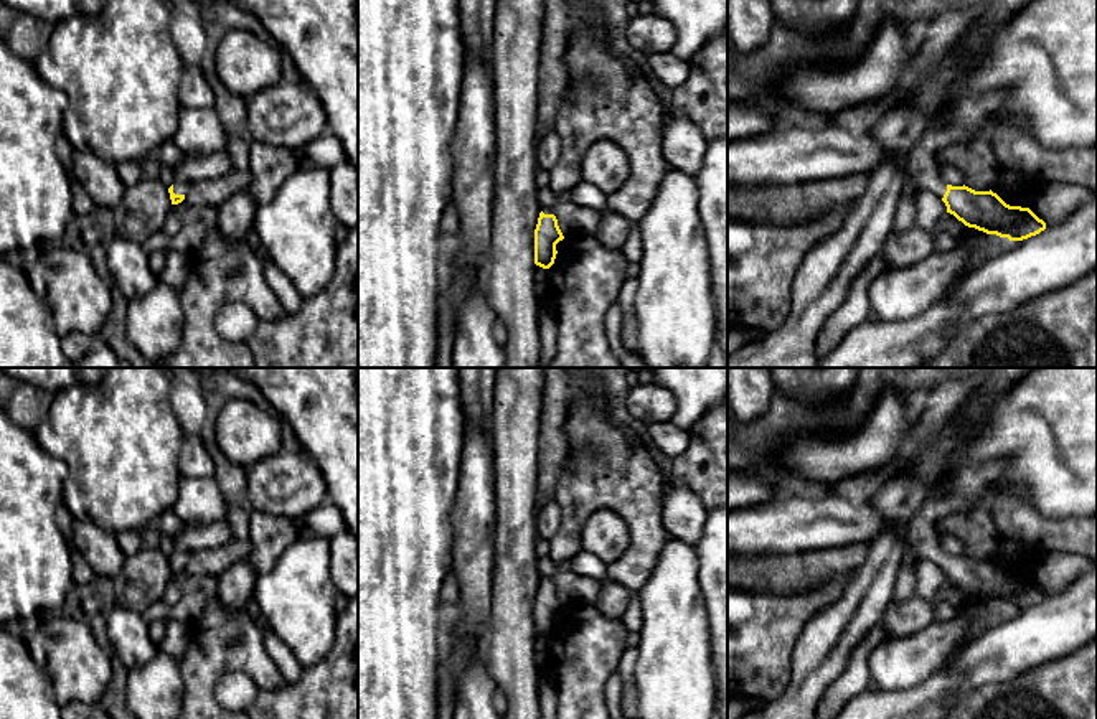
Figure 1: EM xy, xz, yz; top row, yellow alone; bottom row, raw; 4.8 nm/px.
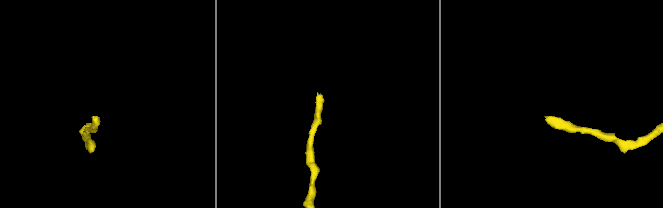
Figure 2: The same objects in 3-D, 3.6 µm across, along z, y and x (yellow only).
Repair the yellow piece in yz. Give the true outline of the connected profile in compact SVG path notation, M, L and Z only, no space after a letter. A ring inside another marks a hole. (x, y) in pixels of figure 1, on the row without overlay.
M995 460L975 468L963 468L937 496L925 498L922 506L904 523L902 536L907 547L919 554L919 559L937 564L945 572L947 582L965 595L1010 610L1023 610L1044 600L1046 592L1029 577L1006 574L991 559L975 561L965 554L947 554L937 536L939 519L972 511L990 501L1003 467L1003 460Z

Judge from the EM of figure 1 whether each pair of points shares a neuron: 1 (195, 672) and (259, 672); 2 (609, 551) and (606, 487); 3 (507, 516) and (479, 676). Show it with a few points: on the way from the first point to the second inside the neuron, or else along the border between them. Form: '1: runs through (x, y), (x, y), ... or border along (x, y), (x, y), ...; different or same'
1: runs through (211, 662), (243, 662); same
2: border along (630, 531), (614, 512), (597, 510), (579, 536); different
3: border along (485, 665), (497, 686), (500, 701); different

